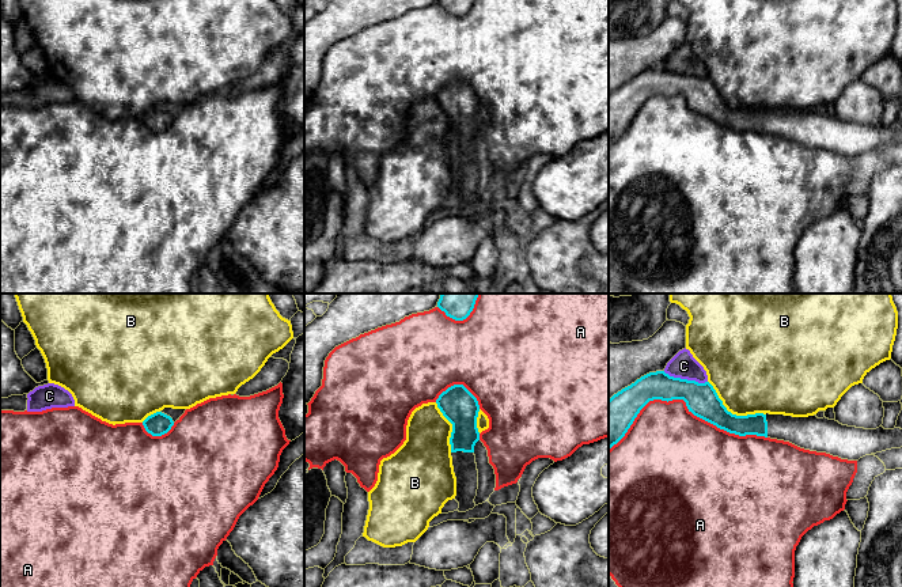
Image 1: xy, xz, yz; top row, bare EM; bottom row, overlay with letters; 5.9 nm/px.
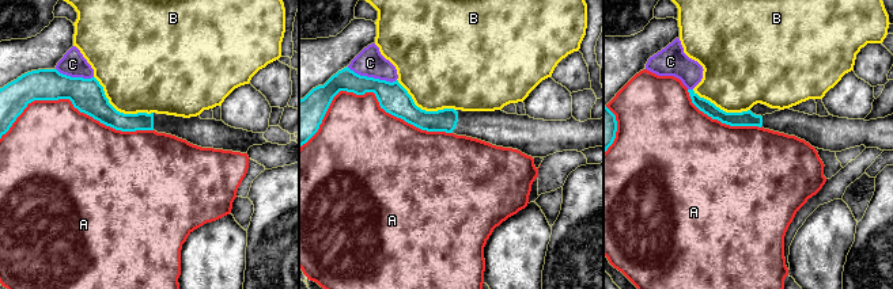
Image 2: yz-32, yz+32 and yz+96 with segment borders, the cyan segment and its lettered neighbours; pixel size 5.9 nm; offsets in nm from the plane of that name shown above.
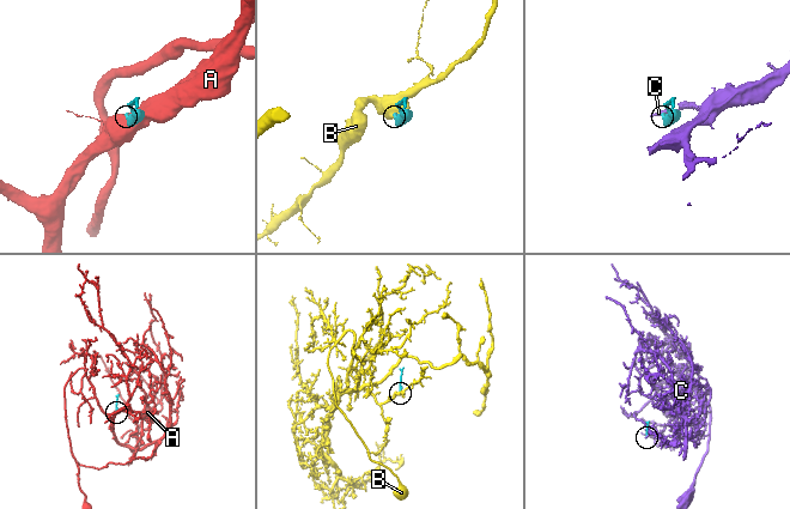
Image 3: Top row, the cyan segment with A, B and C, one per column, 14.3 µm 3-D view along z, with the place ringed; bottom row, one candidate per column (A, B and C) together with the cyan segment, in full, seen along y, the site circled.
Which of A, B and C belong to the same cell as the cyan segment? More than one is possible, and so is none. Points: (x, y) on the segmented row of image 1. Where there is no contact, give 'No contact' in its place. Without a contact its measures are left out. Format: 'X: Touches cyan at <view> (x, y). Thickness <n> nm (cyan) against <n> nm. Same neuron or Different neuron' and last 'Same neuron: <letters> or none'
A: Touches cyan at yz (685, 401). Thickness 190 nm (cyan) against 420 nm. Different neuron
B: Touches cyan at yz (731, 413). Thickness 190 nm (cyan) against 440 nm. Different neuron
C: Touches cyan at yz (685, 379). Thickness 190 nm (cyan) against 150 nm. Different neuron
Same neuron: none

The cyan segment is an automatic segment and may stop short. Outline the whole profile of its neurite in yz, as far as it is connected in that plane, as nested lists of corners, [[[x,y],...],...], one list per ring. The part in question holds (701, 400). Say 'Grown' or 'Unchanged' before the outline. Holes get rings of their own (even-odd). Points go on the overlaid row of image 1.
Grown. [[[649,372],[609,399],[609,450],[628,432],[640,410],[653,399],[683,399],[694,416],[739,436],[757,435],[789,442],[800,448],[826,452],[848,461],[902,447],[902,429],[864,429],[826,417],[784,414],[736,416],[727,410],[709,382]]]

